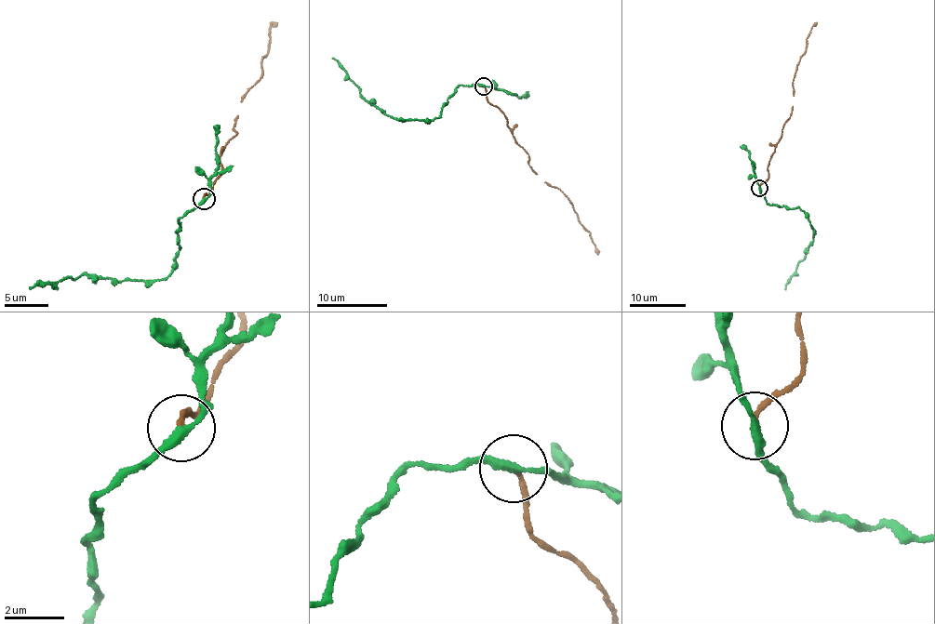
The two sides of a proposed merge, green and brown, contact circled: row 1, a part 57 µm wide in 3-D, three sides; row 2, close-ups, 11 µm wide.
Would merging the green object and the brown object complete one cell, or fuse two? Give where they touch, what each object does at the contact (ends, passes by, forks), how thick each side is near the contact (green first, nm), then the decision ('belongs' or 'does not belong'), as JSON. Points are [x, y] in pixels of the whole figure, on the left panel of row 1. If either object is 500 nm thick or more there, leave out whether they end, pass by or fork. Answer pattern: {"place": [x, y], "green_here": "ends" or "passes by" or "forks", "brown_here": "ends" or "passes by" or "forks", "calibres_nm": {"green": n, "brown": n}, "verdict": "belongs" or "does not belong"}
{"place": [204, 198], "green_here": "passes by", "brown_here": "ends", "calibres_nm": {"green": 260, "brown": 160}, "verdict": "does not belong"}

